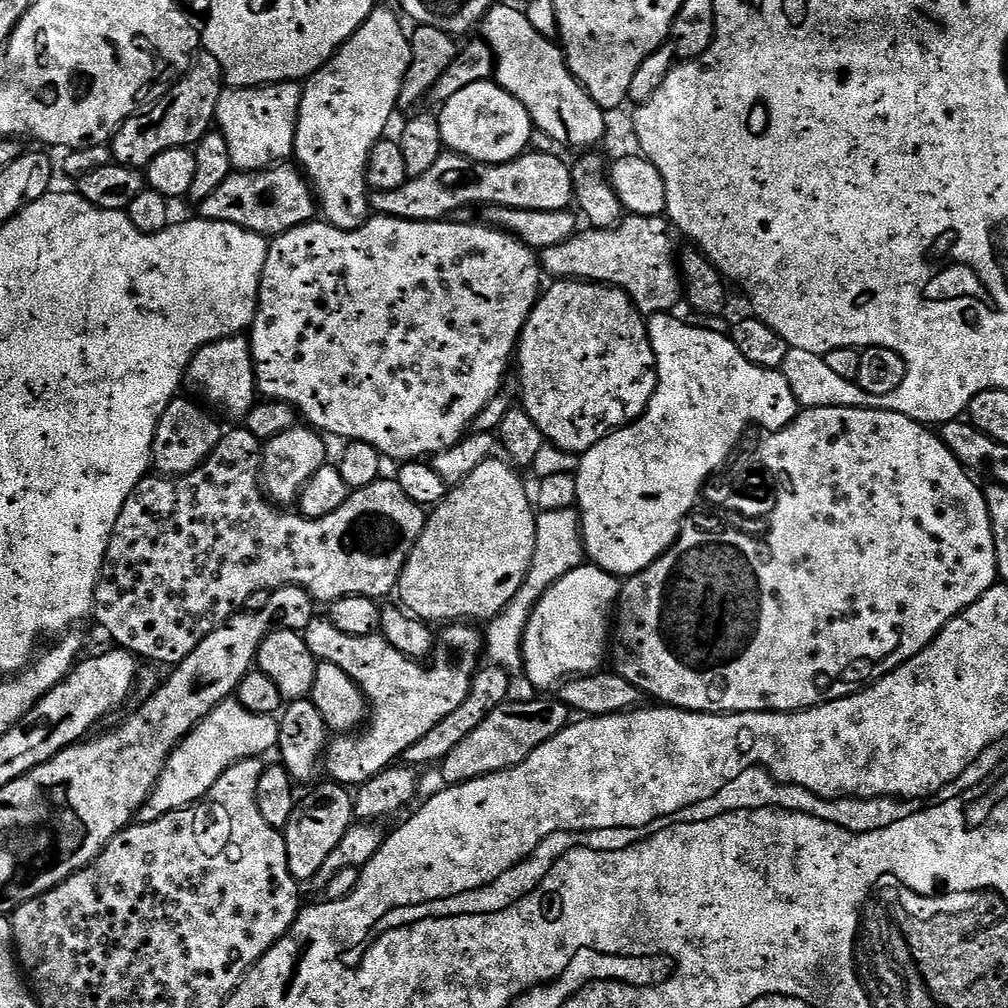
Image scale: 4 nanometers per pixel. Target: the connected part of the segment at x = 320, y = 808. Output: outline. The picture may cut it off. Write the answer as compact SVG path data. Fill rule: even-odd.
M317 783L311 789L313 792L297 803L294 814L290 814L290 822L282 830L288 851L290 874L297 882L312 881L314 874L322 870L322 862L326 862L326 858L334 854L334 846L338 846L342 834L346 834L346 830L354 823L353 793L345 785L327 783Z

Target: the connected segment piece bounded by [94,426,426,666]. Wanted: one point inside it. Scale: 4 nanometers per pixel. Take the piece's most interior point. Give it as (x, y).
(186, 552)

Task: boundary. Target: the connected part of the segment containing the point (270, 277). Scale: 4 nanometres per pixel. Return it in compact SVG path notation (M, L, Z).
M373 215L360 228L342 230L335 224L311 222L271 237L266 266L260 279L260 300L250 329L256 390L263 399L281 400L297 409L311 427L329 437L341 436L344 442L361 440L395 462L424 460L459 442L475 425L478 414L495 396L501 395L508 363L513 363L520 331L524 329L532 307L542 295L542 264L537 253L502 228L483 222L448 224L444 220L403 220Z

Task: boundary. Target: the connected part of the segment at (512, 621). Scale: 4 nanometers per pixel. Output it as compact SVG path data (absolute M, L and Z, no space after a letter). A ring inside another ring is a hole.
M572 508L541 511L537 515L535 528L534 558L531 559L530 570L527 578L514 594L514 598L503 608L502 611L489 621L485 629L485 651L487 659L493 665L507 670L513 678L521 677L524 673L523 642L525 630L529 624L538 601L546 592L572 569L580 567L585 555L583 545L583 533L580 527L579 513Z

